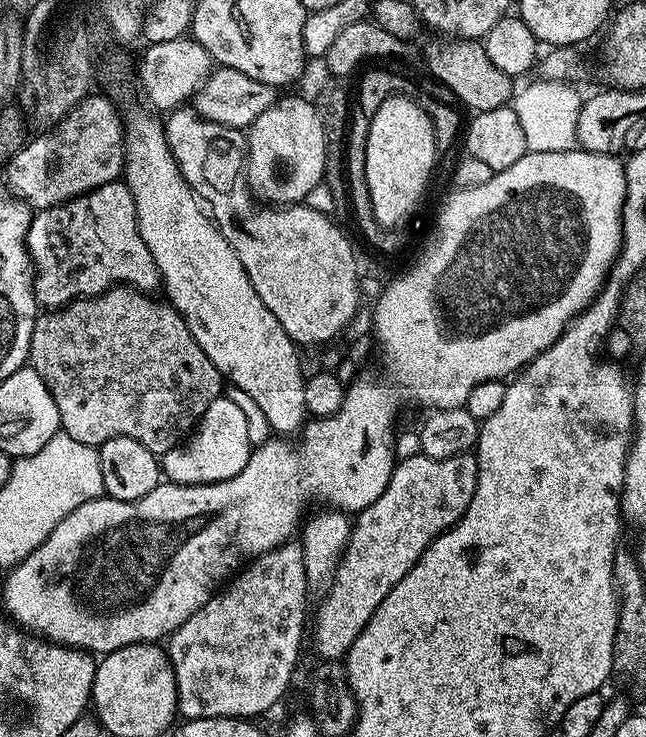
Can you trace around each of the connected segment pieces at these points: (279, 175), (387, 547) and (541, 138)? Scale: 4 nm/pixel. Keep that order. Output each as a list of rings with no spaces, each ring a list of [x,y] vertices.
[[[288,96],[272,104],[246,129],[246,183],[268,206],[296,206],[324,179],[327,139],[311,99]]]
[[[472,452],[441,460],[421,454],[401,460],[393,467],[382,498],[355,517],[336,573],[320,605],[317,608],[315,605],[316,621],[310,624],[310,644],[312,640],[321,661],[340,662],[347,657],[374,610],[382,606],[382,598],[406,578],[427,548],[466,514],[466,506],[474,498],[474,486],[478,486],[478,462]]]
[[[539,78],[533,79],[533,84],[528,84],[524,89],[517,91],[514,96],[514,107],[518,114],[518,122],[522,122],[522,130],[526,133],[526,146],[529,152],[570,152],[577,147],[578,141],[576,135],[578,134],[578,114],[580,113],[580,105],[582,103],[582,96],[572,89],[573,85],[568,82],[561,82],[559,80],[541,80]]]

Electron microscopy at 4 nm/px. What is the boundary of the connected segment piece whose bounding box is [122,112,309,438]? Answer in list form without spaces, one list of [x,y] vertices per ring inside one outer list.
[[[144,112],[130,117],[129,120],[127,117],[124,124],[122,180],[134,198],[138,230],[142,234],[142,242],[146,242],[146,250],[150,250],[158,266],[162,292],[165,292],[163,295],[167,303],[171,304],[186,322],[190,334],[194,334],[194,342],[202,346],[206,358],[214,362],[221,377],[231,387],[250,394],[250,398],[258,402],[258,410],[266,414],[266,422],[273,433],[284,438],[291,437],[291,432],[299,433],[309,415],[304,389],[306,371],[304,372],[300,365],[300,356],[296,353],[299,352],[298,346],[292,341],[290,334],[282,330],[282,323],[266,308],[265,302],[262,302],[251,285],[242,262],[238,262],[238,254],[234,254],[230,242],[226,242],[224,233],[216,227],[205,205],[192,191],[186,178],[182,178],[178,164],[174,162],[174,156],[168,149],[163,123]]]

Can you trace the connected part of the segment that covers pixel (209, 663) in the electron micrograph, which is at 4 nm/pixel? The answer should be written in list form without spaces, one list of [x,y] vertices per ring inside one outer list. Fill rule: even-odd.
[[[289,542],[278,546],[269,552],[263,552],[261,556],[255,557],[243,570],[236,573],[228,581],[226,587],[219,594],[212,596],[202,610],[198,610],[178,630],[173,632],[166,640],[166,651],[168,661],[172,663],[174,678],[176,679],[176,711],[184,720],[201,720],[202,718],[230,718],[238,720],[241,718],[260,718],[263,712],[268,712],[284,696],[284,691],[288,688],[288,683],[292,680],[292,675],[296,672],[296,663],[300,660],[300,643],[306,640],[306,620],[304,615],[309,615],[308,592],[310,585],[306,578],[306,566],[304,565],[304,546],[300,542]]]

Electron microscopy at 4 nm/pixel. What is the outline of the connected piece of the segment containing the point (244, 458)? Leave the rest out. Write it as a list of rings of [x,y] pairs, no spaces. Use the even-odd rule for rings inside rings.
[[[226,394],[218,395],[210,406],[206,406],[206,414],[202,414],[194,431],[179,444],[175,444],[169,452],[162,456],[162,476],[165,481],[174,484],[213,484],[226,478],[234,478],[250,462],[250,454],[254,445],[250,442],[250,434],[246,431],[246,418],[242,409]]]

